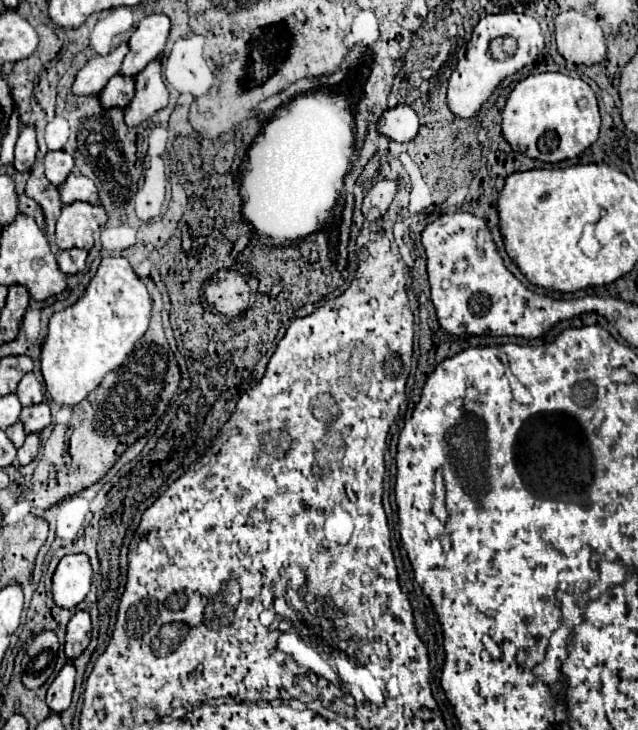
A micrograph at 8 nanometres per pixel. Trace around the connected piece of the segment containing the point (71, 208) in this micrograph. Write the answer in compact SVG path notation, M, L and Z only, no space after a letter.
M72 202L62 206L62 214L56 222L56 244L62 250L94 246L94 230L100 230L107 222L107 214L101 205L88 202Z

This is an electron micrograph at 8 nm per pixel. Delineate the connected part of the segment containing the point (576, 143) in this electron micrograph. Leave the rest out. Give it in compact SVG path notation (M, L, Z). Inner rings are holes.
M560 72L528 76L510 92L502 110L502 134L512 150L542 162L576 158L598 140L600 112L594 90L580 78Z

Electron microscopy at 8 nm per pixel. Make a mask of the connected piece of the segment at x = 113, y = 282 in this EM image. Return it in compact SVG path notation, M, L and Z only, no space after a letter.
M122 256L102 258L98 272L90 280L82 298L76 304L68 306L66 310L52 314L50 318L48 336L42 346L42 376L46 382L49 398L58 404L68 406L82 402L94 388L98 388L98 384L110 370L116 370L126 360L134 344L144 336L148 320L150 320L150 296L142 280L134 274L130 262Z

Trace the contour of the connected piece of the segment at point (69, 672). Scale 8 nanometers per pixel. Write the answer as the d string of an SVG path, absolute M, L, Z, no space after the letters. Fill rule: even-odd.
M68 662L68 664L64 664L64 668L58 672L58 676L54 678L54 682L48 688L46 702L52 712L60 714L70 706L72 692L74 692L74 680L76 680L76 668Z

